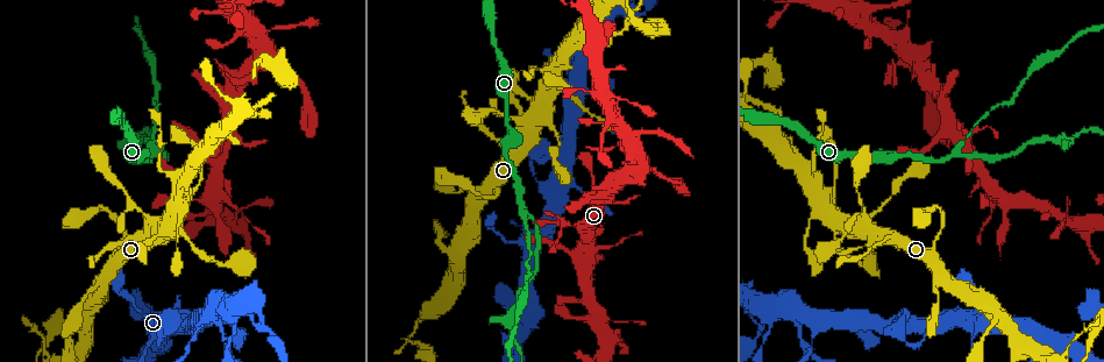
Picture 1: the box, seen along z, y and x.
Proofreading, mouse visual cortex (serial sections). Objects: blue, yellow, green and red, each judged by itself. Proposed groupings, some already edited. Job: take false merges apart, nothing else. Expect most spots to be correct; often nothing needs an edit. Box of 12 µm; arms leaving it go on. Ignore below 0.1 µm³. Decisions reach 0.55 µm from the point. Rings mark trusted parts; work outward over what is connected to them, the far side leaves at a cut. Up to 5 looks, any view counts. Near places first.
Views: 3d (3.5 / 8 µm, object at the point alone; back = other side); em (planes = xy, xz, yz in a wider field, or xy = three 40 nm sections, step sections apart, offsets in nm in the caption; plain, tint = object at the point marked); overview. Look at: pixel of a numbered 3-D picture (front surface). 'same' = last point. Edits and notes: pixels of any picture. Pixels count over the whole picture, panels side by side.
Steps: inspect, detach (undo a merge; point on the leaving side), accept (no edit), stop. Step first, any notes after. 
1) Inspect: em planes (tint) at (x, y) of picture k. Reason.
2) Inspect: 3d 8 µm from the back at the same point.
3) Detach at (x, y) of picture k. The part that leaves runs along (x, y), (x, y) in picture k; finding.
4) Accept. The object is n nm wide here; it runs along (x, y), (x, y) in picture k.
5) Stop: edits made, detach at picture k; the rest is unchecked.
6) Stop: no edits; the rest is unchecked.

Inspect: 3d 3.5 µm at (612, 116) of picture 1. Four-way junction.

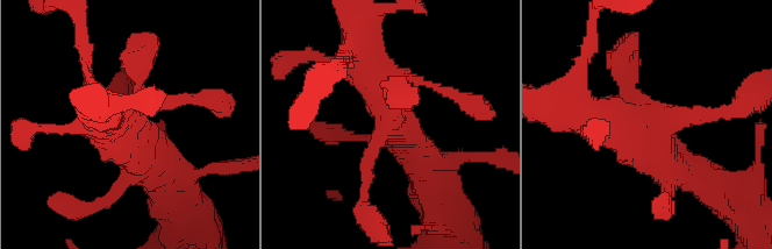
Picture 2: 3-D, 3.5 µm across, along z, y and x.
Inspect: em xy step 3 (tint) at (390, 117) of picture 2. Now the EM.

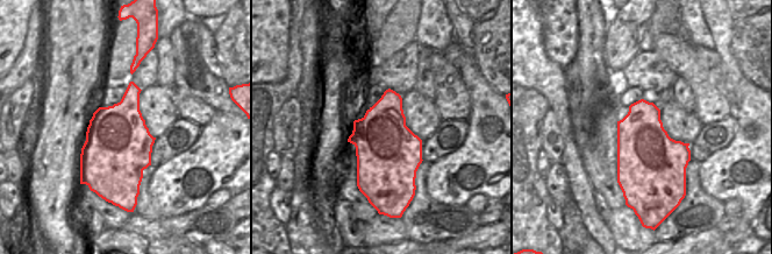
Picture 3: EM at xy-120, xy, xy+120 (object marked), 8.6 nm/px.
Accept. It runs along (427, 170), (363, 57) in picture 2; continuous, no second cell.

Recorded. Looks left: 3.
Inspect: 3d 3.5 µm at (956, 152) of picture 1. Three-way junction.

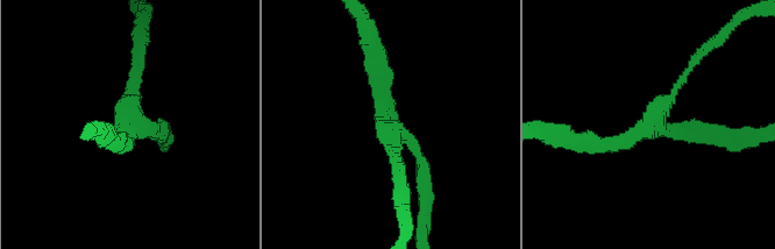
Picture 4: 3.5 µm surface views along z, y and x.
Inspect: em planes (tint) at (645, 124) of picture 4. 3 arms meet here; the arms are 150, 200, 300 nm wide.

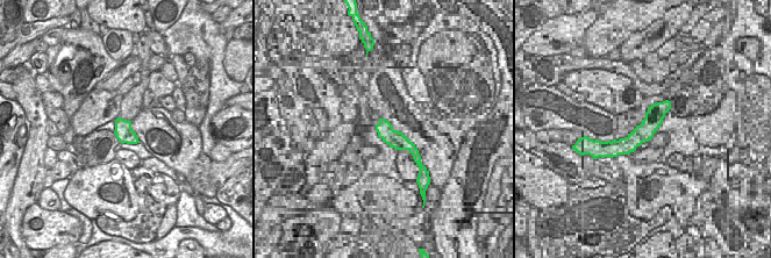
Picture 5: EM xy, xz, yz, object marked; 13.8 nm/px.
Inspect: em xy step 5 (tint) at the same point.

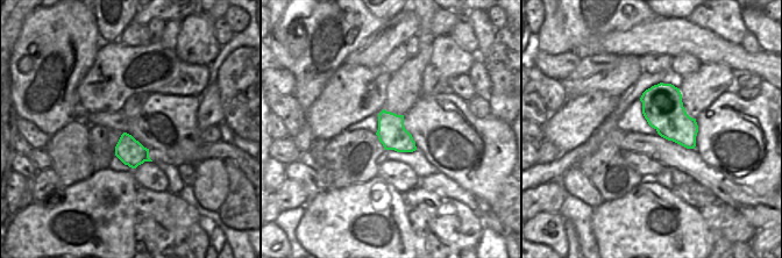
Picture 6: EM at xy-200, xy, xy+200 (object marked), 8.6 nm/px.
Accept. It runs along (375, 52), (382, 115), (414, 142), (425, 184) in picture 4; one cell here.

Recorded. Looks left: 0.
Stop: no edits; the rest is unchecked.

